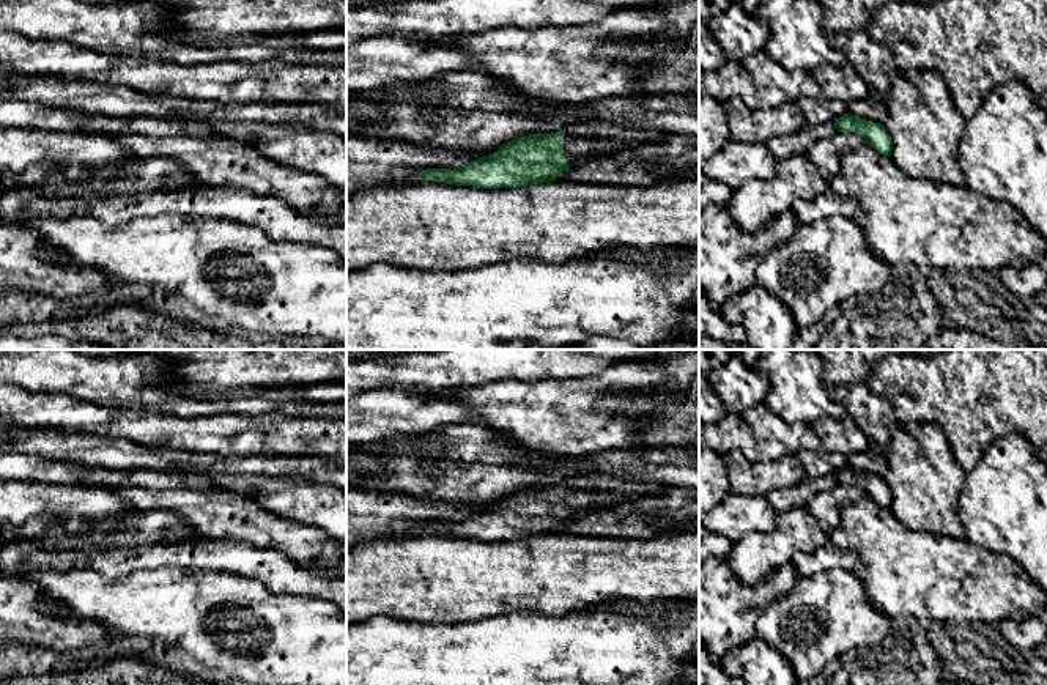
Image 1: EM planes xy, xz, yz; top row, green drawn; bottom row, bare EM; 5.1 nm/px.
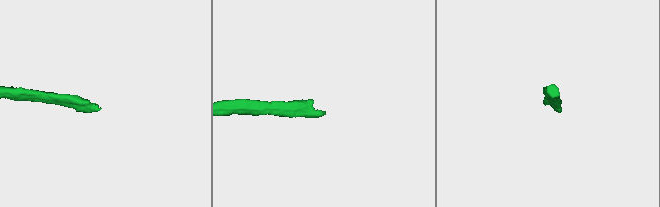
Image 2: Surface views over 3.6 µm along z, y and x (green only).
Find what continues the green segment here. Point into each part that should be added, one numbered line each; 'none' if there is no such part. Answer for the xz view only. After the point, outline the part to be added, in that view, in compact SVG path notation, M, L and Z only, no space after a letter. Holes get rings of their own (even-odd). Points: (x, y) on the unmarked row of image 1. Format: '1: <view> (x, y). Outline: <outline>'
1: xz (581, 493). Outline: M606 474L573 476L564 479L560 483L564 487L562 507L568 518L641 496L661 494L669 488L657 482L619 479Z

